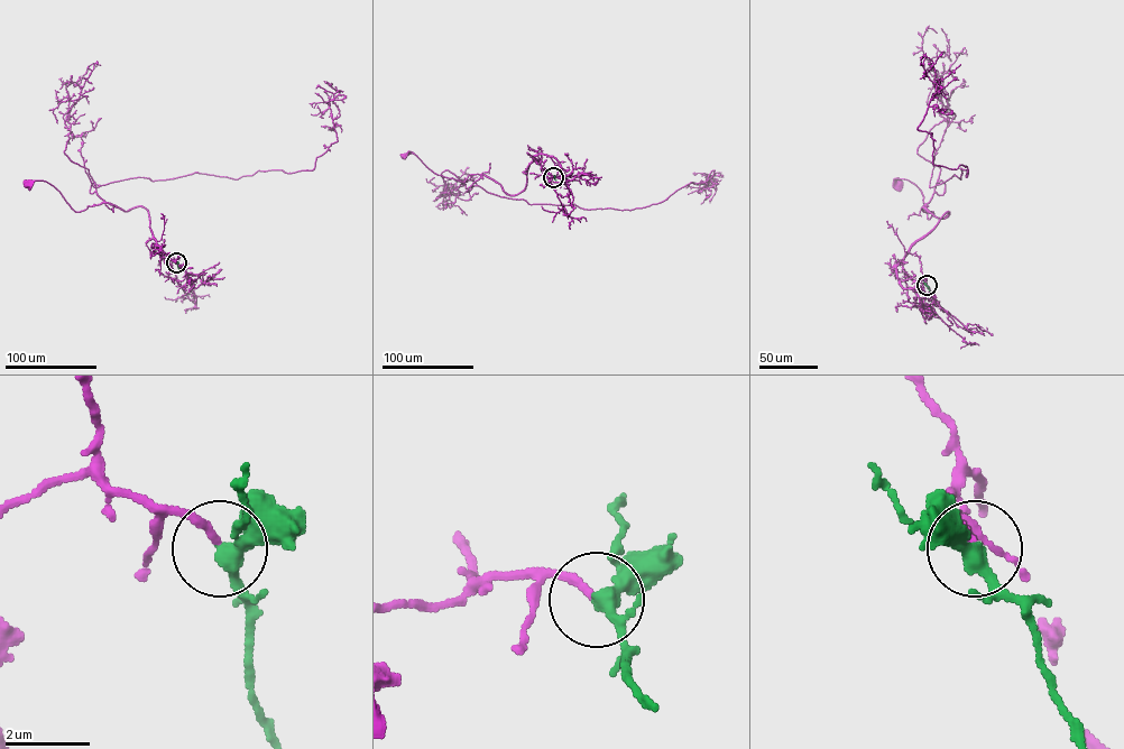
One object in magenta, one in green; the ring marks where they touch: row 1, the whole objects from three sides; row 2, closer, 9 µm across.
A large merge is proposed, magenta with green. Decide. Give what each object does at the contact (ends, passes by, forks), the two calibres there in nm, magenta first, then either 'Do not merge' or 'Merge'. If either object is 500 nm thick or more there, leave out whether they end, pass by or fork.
At the ring magenta ends. At the ring green passes by. Thickness 170 nm (magenta) against 360 nm. Merge

